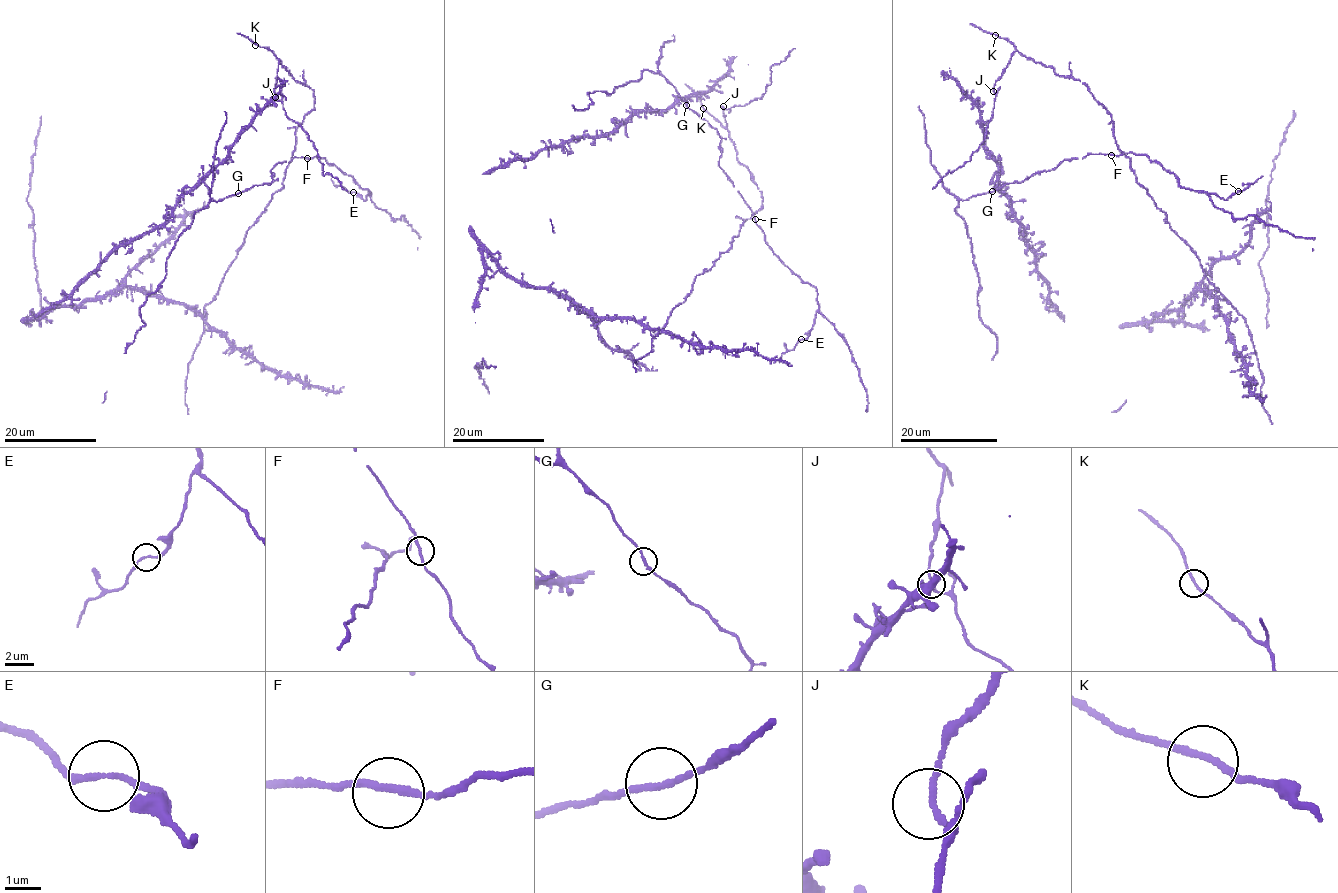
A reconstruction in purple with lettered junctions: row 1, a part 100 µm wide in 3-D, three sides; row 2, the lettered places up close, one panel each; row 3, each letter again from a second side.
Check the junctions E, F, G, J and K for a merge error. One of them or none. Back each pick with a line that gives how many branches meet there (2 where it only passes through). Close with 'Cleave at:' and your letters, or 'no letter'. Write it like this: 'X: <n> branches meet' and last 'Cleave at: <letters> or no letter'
Cleave at: no letter

